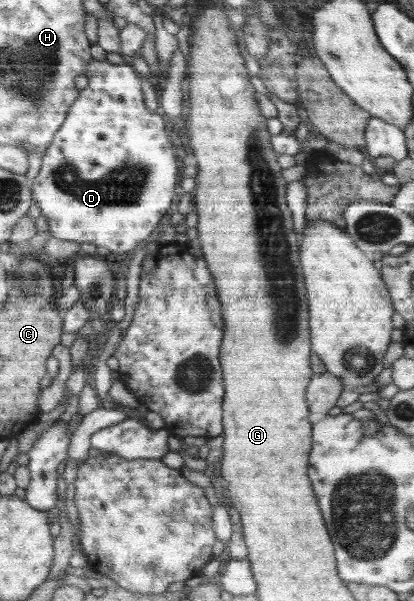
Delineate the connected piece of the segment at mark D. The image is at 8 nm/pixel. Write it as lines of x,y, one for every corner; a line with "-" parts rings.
107,60
90,61
85,75
88,85
82,89
79,103
71,107
67,123
62,123
63,131
54,135
55,143
50,143
44,151
39,175
31,180
32,200
47,217
51,237
78,244
95,244
97,248
107,248
110,253
127,253
153,233
171,207
179,173
175,163
177,157
167,139
163,117
147,111
143,105
141,81
130,65
111,65

